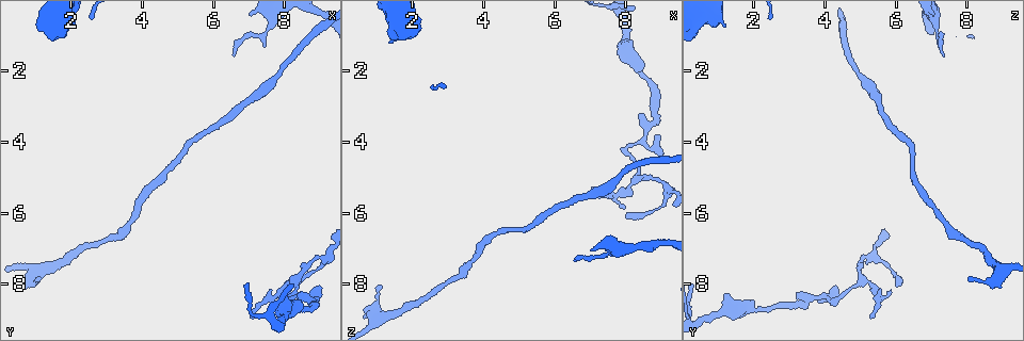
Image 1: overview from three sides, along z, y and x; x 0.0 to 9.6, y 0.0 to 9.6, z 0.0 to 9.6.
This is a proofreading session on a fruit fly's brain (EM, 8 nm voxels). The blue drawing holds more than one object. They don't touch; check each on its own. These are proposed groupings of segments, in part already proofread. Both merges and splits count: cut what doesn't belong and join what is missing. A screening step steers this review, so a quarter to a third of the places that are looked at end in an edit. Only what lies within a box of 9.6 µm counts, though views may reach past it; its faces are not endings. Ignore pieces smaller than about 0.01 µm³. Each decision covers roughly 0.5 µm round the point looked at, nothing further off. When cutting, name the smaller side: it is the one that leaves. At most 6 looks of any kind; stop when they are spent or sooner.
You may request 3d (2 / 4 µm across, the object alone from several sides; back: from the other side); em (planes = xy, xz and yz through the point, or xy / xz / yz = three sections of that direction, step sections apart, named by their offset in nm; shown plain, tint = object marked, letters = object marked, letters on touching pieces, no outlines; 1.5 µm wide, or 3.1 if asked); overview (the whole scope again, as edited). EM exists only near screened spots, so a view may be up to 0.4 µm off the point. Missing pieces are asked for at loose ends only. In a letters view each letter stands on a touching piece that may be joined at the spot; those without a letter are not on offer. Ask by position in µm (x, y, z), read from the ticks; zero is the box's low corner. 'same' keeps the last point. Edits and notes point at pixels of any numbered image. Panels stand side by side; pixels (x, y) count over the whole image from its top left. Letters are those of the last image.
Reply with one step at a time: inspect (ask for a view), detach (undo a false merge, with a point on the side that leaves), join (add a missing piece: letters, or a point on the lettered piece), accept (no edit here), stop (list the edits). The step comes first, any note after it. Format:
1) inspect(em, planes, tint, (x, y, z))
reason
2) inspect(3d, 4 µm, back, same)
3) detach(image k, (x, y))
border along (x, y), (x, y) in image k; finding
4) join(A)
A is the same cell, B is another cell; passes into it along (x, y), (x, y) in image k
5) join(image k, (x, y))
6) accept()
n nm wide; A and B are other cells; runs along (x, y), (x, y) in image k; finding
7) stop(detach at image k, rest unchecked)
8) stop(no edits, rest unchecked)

inspect(em, yz, step 4, letters, (0.70, 8.10, 8.70))
branch stops here

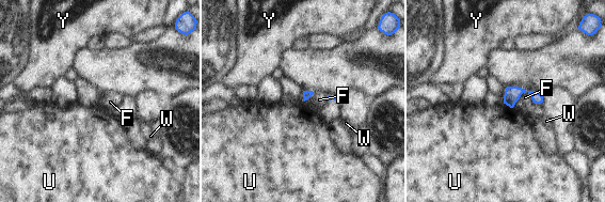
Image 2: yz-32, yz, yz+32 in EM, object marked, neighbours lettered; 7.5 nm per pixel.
accept()
F, U, W and Y are other cells; border along (503, 103), (512, 108) in image 2; no lettered piece goes on from it

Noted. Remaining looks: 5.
inspect(3d, 4 µm, (7.85, 8.20, 5.95))
an open end

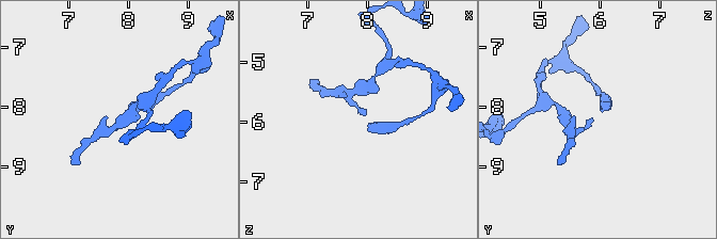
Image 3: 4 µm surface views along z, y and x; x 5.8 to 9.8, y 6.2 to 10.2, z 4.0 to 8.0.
inspect(em, xz, step 4, letters, (7.90, 8.15, 5.85))
now the EM

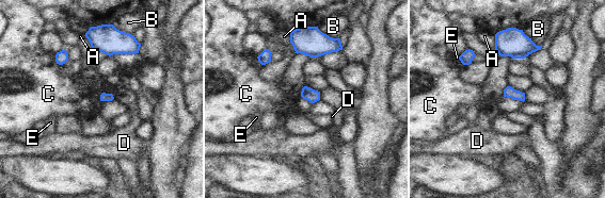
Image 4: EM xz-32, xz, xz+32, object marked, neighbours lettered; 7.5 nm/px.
inspect(em, planes, letters, same)

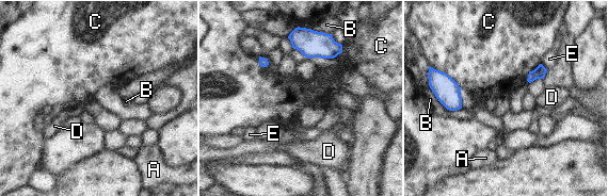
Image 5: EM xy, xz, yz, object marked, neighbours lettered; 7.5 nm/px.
accept()
B touches over 240 nm; A, B, C, D and E are other cells; no lettered piece goes on from it

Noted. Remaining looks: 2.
stop(no edits, rest unchecked)

